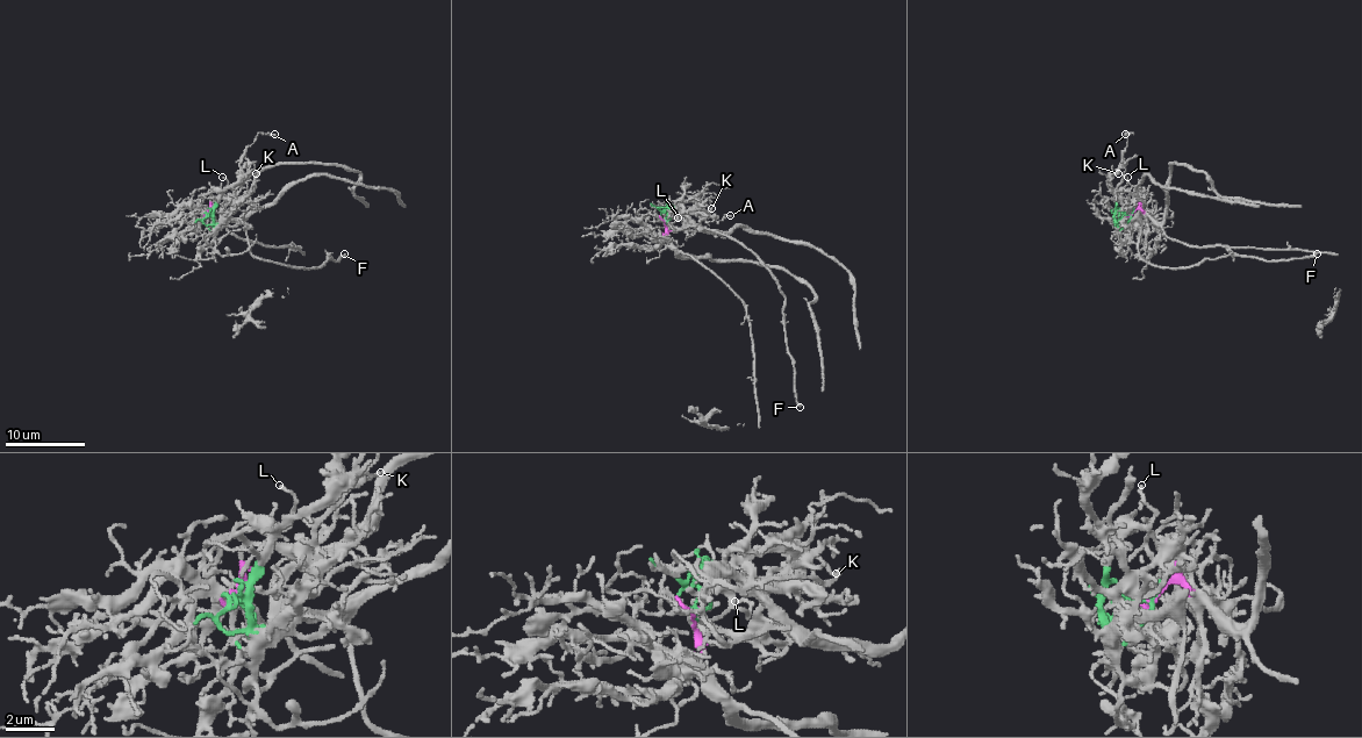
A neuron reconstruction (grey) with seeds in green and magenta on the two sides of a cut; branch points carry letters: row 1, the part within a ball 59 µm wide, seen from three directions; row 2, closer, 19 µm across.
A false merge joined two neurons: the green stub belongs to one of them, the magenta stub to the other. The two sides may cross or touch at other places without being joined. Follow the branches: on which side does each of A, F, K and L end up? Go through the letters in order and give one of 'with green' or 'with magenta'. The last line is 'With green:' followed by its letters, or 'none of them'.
A: with green
F: with green
K: with green
L: with green
With green: A, F, K, L

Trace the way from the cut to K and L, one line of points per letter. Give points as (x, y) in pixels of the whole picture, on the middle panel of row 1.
K: (660, 216), (667, 206), (676, 206), (682, 200), (702, 200), (710, 208)
L: (660, 216), (671, 206), (679, 217)

